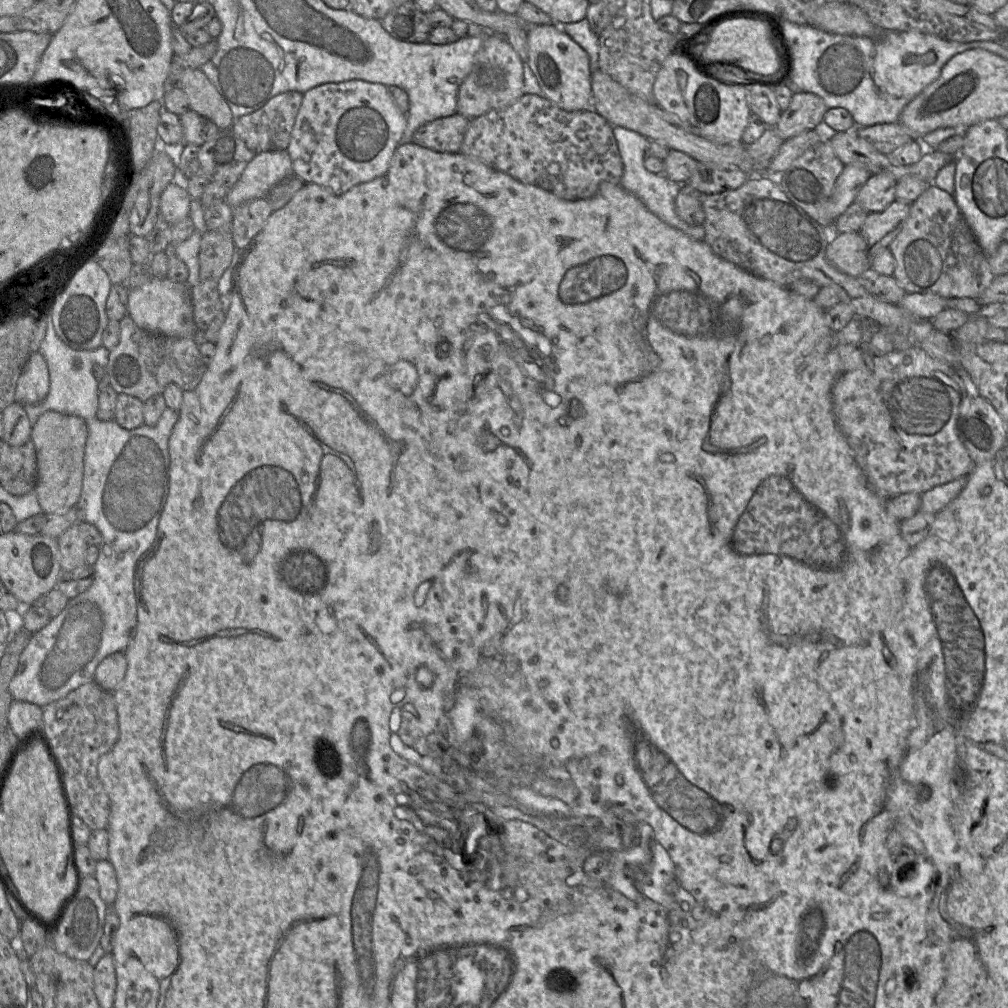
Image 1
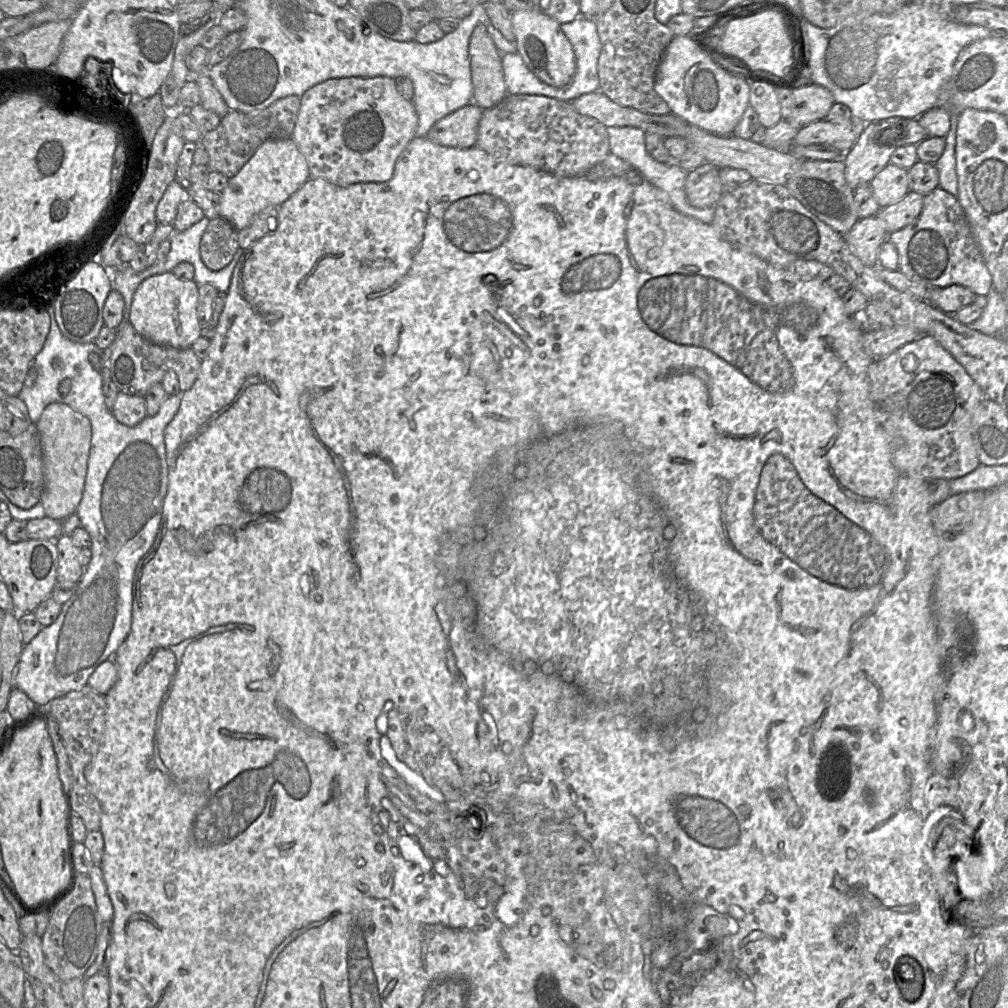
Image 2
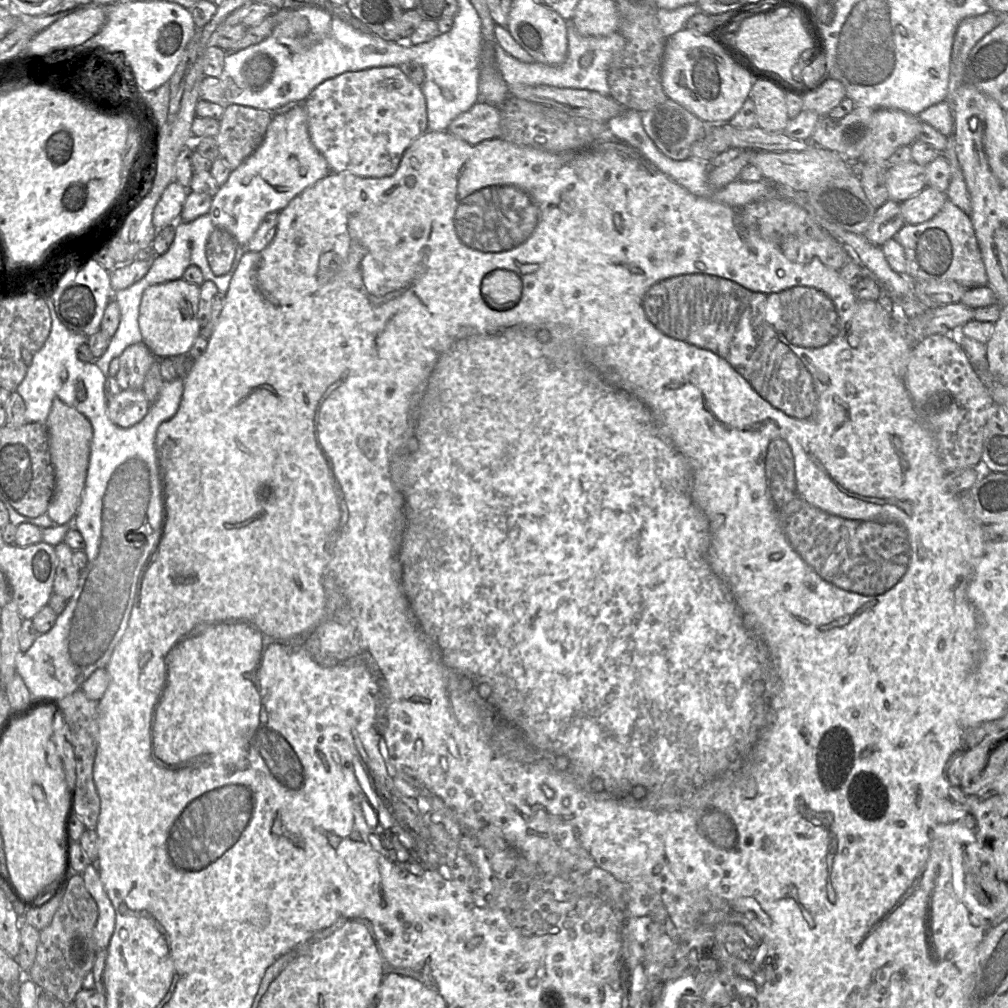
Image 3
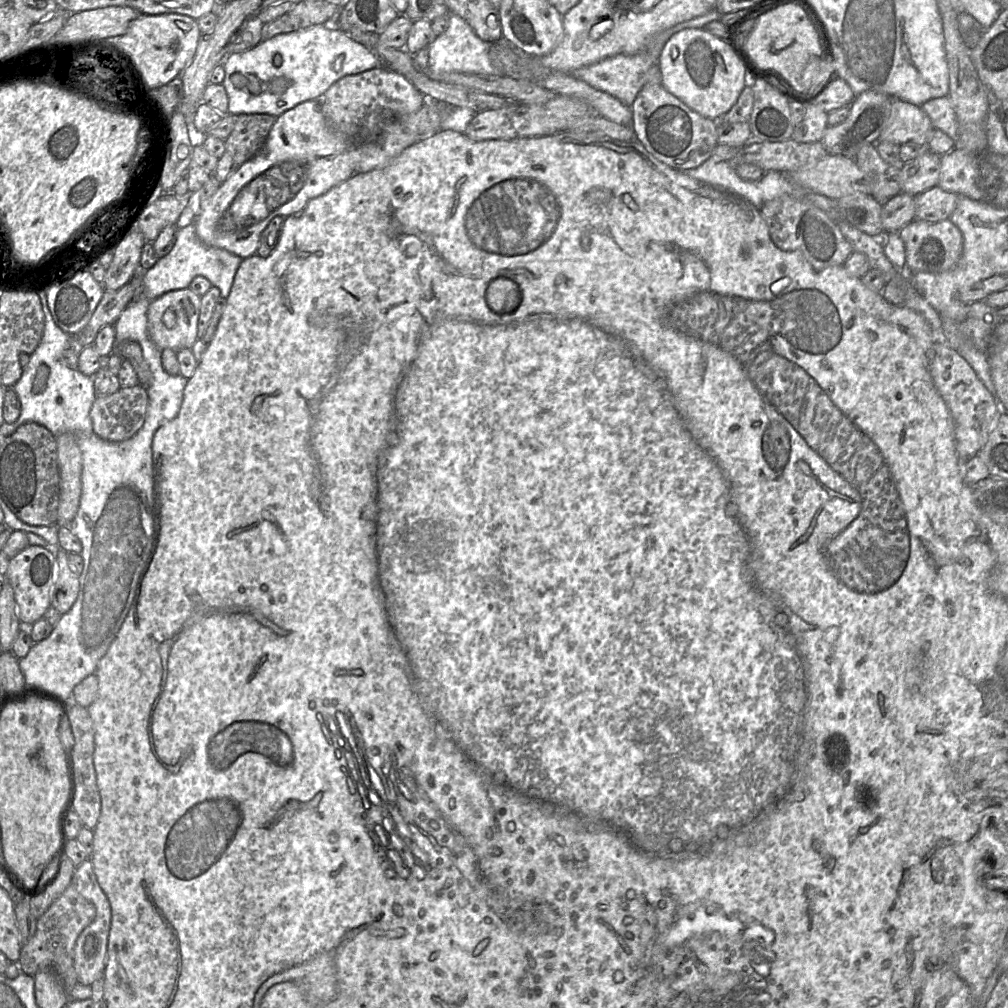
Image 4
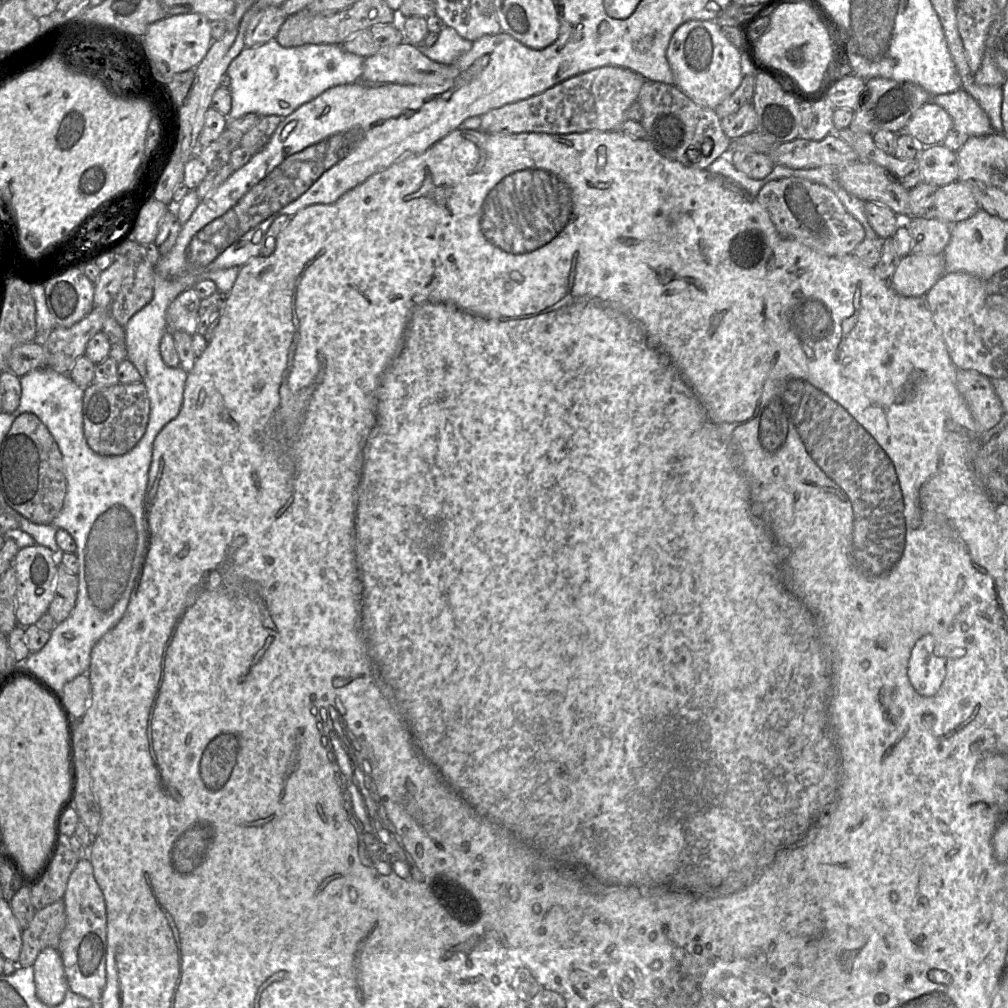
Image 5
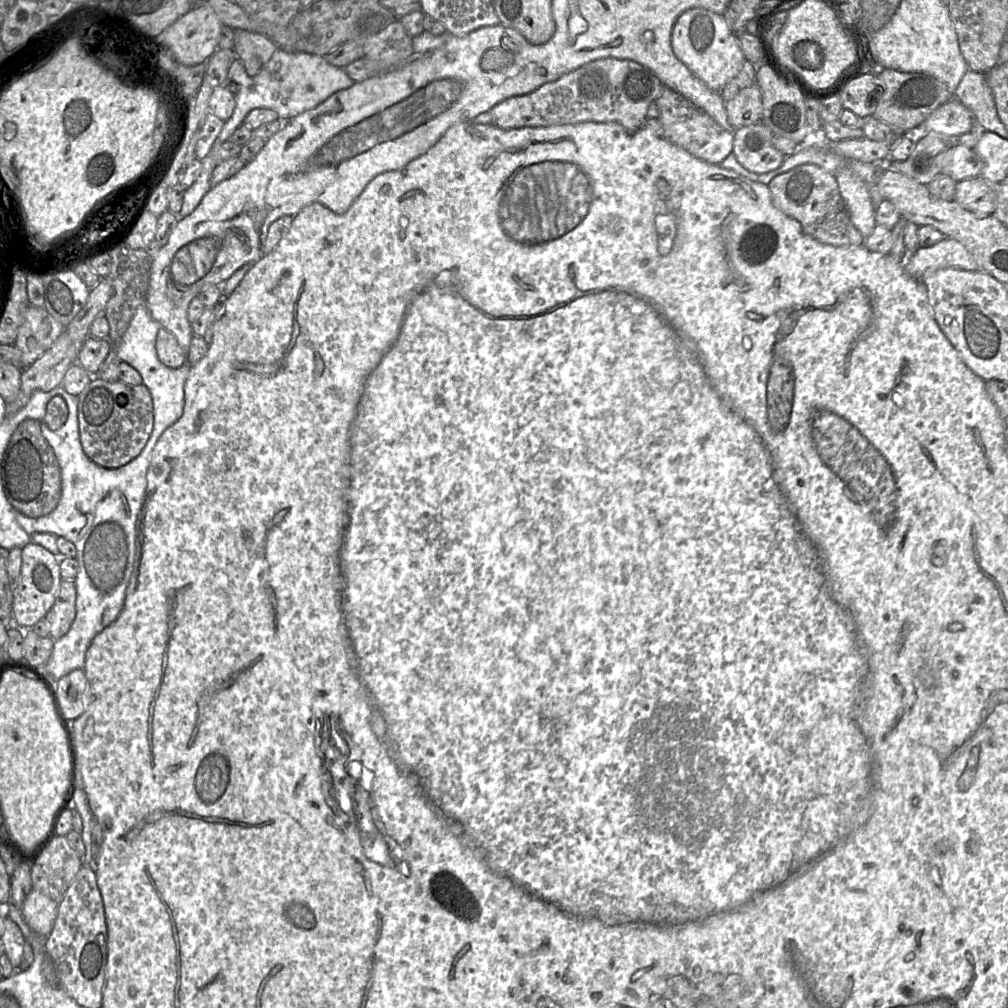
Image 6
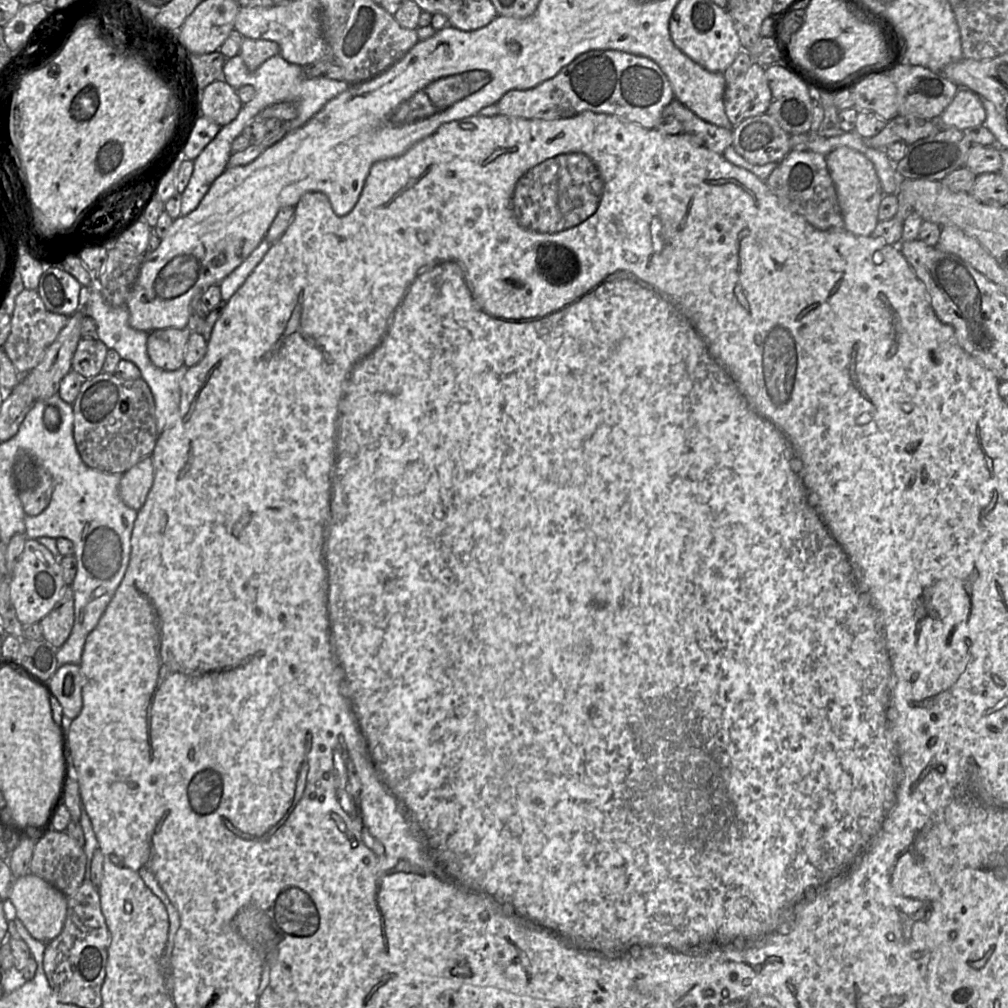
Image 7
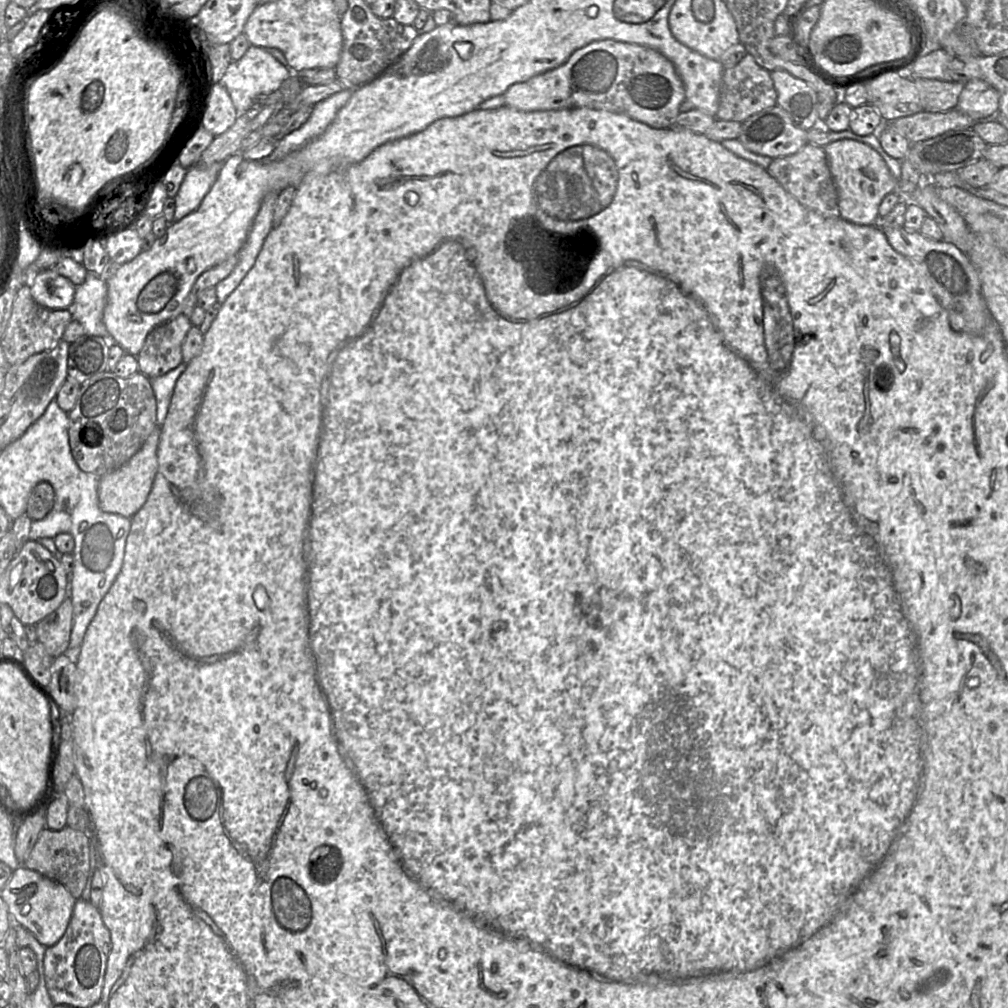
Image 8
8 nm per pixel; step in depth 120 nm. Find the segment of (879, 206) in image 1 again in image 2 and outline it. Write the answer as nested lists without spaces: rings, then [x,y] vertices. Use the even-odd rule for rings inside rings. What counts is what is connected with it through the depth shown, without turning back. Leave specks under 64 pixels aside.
[[[890,163],[869,184],[881,209],[911,192],[908,170]]]

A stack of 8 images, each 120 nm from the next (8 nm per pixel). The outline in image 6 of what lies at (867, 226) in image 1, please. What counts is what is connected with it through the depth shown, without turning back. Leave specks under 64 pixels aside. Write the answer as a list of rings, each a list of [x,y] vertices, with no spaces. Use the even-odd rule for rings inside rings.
[[[980,176],[958,181],[953,199],[977,216],[989,216],[996,208],[996,194]]]

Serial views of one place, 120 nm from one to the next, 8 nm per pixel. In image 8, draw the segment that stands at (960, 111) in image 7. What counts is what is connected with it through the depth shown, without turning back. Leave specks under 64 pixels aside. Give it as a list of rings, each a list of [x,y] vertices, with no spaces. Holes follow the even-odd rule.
[[[972,79],[964,84],[955,108],[974,121],[994,118],[999,109],[999,93],[989,83]]]

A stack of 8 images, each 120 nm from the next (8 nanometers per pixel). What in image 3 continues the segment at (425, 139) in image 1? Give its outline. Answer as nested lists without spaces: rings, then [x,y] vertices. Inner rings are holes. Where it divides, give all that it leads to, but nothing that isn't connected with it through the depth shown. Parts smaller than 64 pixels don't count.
[[[483,101],[451,121],[446,131],[470,144],[498,138],[501,114],[499,107]]]

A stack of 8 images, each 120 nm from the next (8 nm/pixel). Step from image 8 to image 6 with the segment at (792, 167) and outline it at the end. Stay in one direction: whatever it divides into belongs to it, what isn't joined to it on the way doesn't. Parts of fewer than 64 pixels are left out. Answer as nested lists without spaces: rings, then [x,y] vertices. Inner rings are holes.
[[[805,163],[775,176],[767,184],[773,204],[797,220],[804,232],[817,241],[832,246],[862,245],[864,238],[852,224],[834,175],[812,163]]]

